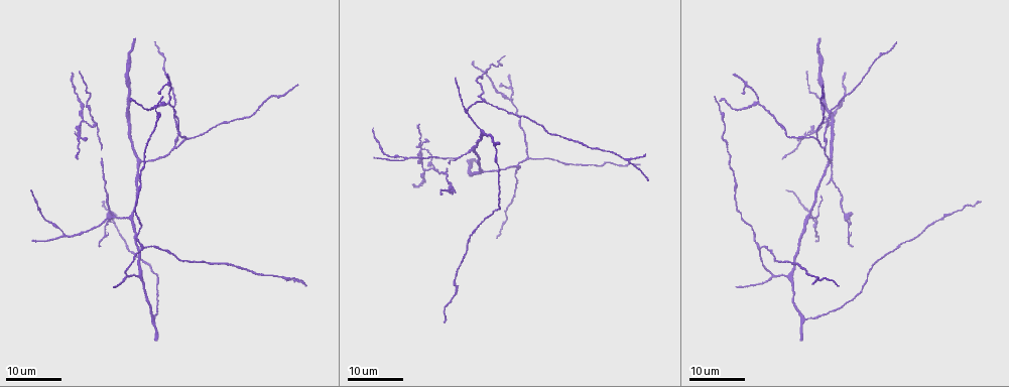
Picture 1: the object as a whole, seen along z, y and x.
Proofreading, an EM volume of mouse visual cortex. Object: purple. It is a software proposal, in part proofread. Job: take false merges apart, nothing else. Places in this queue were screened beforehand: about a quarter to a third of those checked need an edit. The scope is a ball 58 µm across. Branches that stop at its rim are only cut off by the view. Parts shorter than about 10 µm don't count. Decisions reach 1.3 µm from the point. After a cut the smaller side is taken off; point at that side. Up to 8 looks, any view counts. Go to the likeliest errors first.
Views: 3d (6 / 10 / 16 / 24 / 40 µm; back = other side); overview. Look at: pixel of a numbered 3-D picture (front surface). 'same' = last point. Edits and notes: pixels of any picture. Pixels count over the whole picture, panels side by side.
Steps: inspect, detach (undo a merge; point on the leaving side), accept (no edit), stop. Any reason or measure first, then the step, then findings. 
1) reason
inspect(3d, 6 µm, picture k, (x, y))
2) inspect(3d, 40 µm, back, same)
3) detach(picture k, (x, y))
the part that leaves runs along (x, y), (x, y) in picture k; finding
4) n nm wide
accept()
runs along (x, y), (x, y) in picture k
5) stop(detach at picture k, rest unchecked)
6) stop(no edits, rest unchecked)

three arms meet
inspect(3d, 24 µm, picture 1, (832, 180))

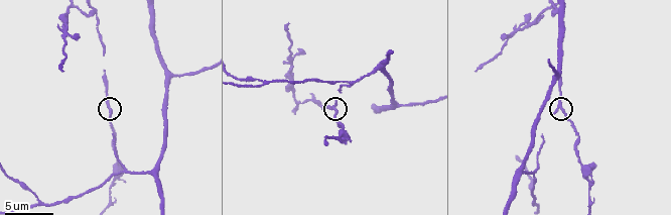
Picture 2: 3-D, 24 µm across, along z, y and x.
inspect(3d, 6 µm, picture 2, (558, 107))

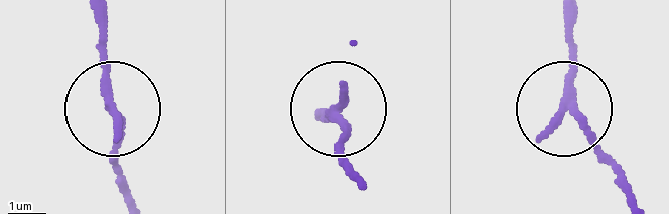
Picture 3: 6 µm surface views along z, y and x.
200 nm wide
detach(picture 3, (110, 151))
the part that leaves runs along (108, 104), (124, 198) in picture 3; a second neuron is stuck on

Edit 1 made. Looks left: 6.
arms part here
inspect(3d, 10 µm, picture 2, (536, 167))

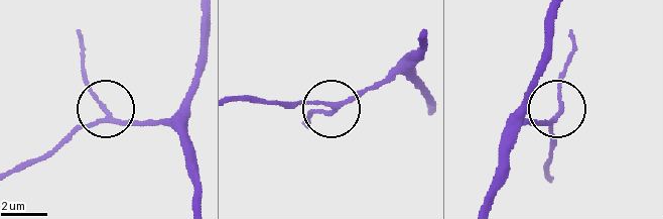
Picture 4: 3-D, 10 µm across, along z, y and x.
inspect(3d, 6 µm, picture 4, (105, 112))

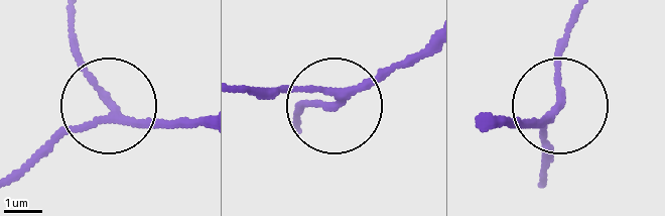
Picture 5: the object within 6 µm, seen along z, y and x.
170 nm wide
accept()
runs along (424, 46), (338, 104), (308, 91), (244, 91) in picture 5; all the same neuron

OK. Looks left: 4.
side arm on a straight run
inspect(3d, 24 µm, picture 1, (516, 167))

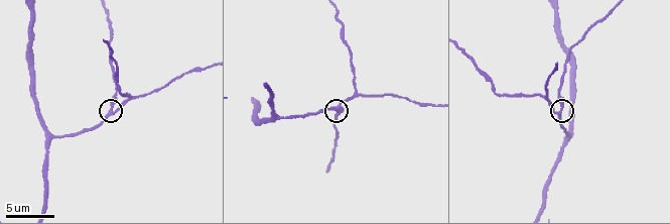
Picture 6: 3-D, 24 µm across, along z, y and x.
closer look
inspect(3d, 10 µm, picture 6, (110, 109))

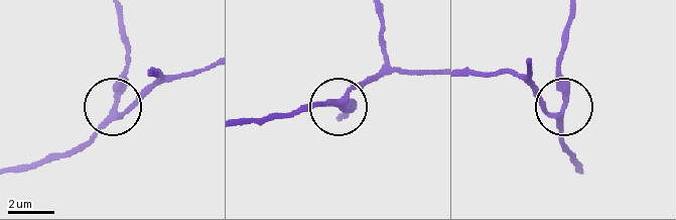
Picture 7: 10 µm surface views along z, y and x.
side arm 27 µm
accept()
runs along (16, 170), (69, 155), (92, 134), (113, 106), (126, 38) in picture 7; one neuron here

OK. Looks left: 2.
arms part here
inspect(3d, 16 µm, picture 1, (759, 247))

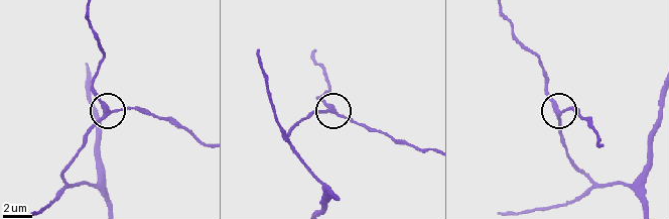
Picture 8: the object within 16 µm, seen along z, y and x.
inspect(3d, 6 µm, picture 8, (334, 110))

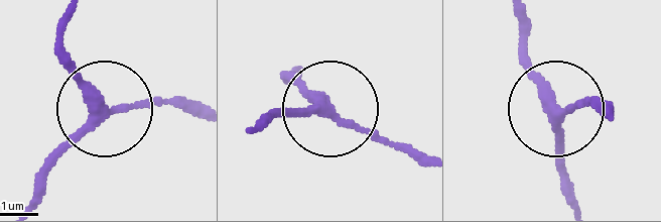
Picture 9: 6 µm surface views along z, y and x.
side arm 34 µm
accept()
runs along (571, 205), (565, 128), (527, 44) in picture 9; one neuron here

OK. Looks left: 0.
stop(detach at picture 3, rest unchecked)

